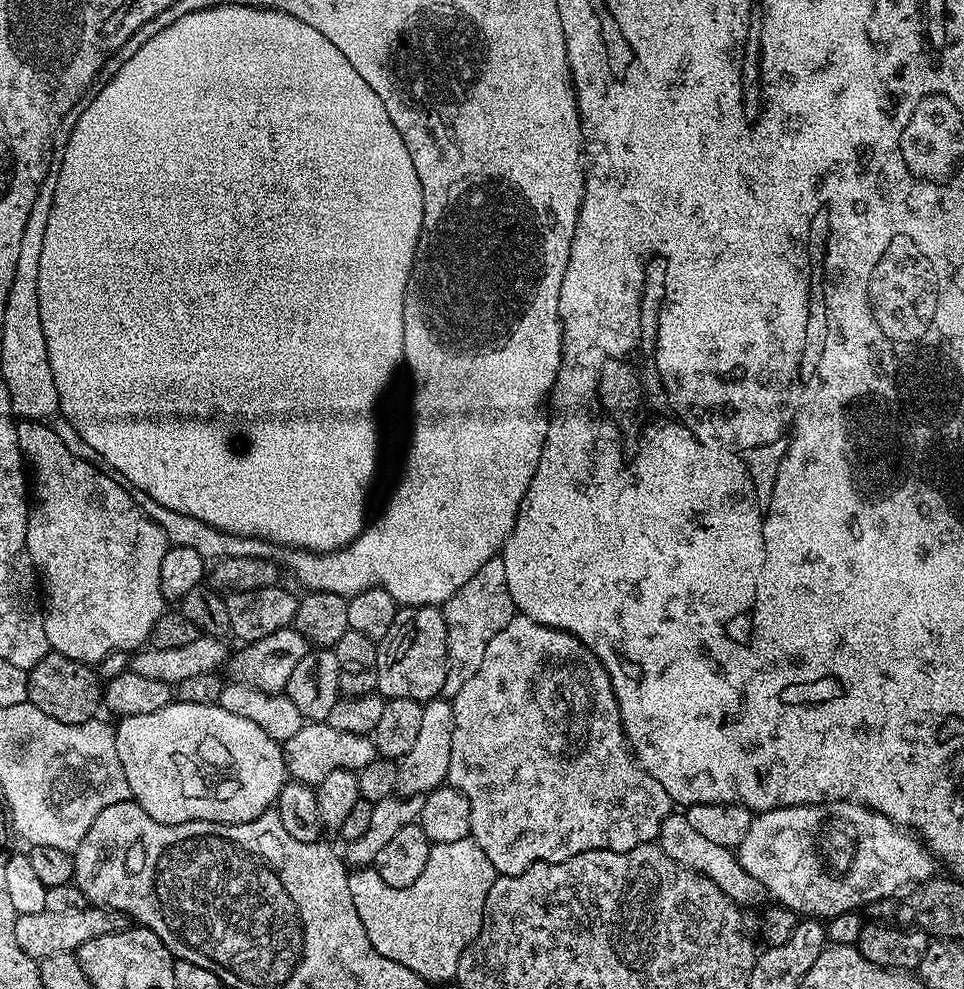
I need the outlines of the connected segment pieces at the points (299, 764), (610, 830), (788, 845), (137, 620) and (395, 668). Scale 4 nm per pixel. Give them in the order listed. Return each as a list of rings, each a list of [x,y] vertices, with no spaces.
[[[306,722],[294,734],[294,738],[283,741],[284,750],[284,771],[291,779],[300,780],[304,784],[317,786],[328,774],[334,770],[344,770],[353,773],[359,772],[362,766],[370,766],[378,758],[376,744],[371,735],[359,736],[358,734],[346,734],[346,730],[334,730],[327,722]]]
[[[513,615],[512,620],[506,622],[506,626],[502,630],[498,630],[498,634],[494,634],[494,638],[490,638],[490,642],[486,646],[486,654],[482,654],[482,666],[478,666],[478,670],[464,683],[462,690],[458,690],[458,694],[451,697],[450,703],[452,713],[454,714],[454,722],[452,723],[452,737],[450,738],[450,770],[448,771],[447,783],[451,787],[457,788],[466,798],[466,802],[470,802],[471,839],[475,840],[476,845],[482,850],[482,854],[486,854],[486,858],[490,858],[490,862],[494,865],[499,875],[517,876],[526,871],[531,864],[557,864],[563,860],[574,858],[578,854],[586,854],[590,850],[614,850],[615,852],[634,850],[634,846],[653,843],[660,835],[662,822],[666,822],[666,818],[673,815],[674,805],[670,794],[666,794],[666,789],[662,787],[662,782],[650,778],[650,774],[646,774],[646,770],[642,770],[642,766],[632,754],[628,739],[624,736],[624,723],[620,717],[616,695],[612,689],[612,680],[606,674],[602,662],[598,662],[596,655],[577,636],[572,636],[569,632],[563,632],[557,628],[547,628],[541,624],[535,624],[529,616]]]
[[[830,800],[827,804],[800,804],[796,808],[775,808],[769,812],[753,815],[750,830],[740,843],[738,859],[746,870],[746,874],[758,878],[758,882],[762,882],[762,886],[766,886],[769,897],[775,903],[781,904],[782,907],[788,908],[791,912],[804,918],[827,918],[867,909],[868,905],[878,900],[895,897],[897,893],[909,886],[923,884],[925,880],[933,879],[937,875],[936,868],[938,869],[936,857],[929,852],[928,845],[923,840],[917,838],[911,831],[901,828],[899,824],[883,816],[881,812],[873,812],[871,808],[865,808],[863,804],[853,804],[850,800]]]
[[[20,420],[16,433],[27,467],[36,471],[36,488],[34,484],[30,492],[26,546],[42,585],[49,649],[89,666],[111,652],[139,649],[166,610],[159,585],[162,558],[170,547],[166,534],[144,513],[138,500],[136,504],[137,497],[119,479],[70,451],[51,423]]]
[[[400,606],[390,622],[390,630],[376,645],[378,654],[378,682],[376,692],[393,700],[406,698],[427,702],[435,700],[444,691],[448,651],[446,650],[446,622],[439,607]]]

